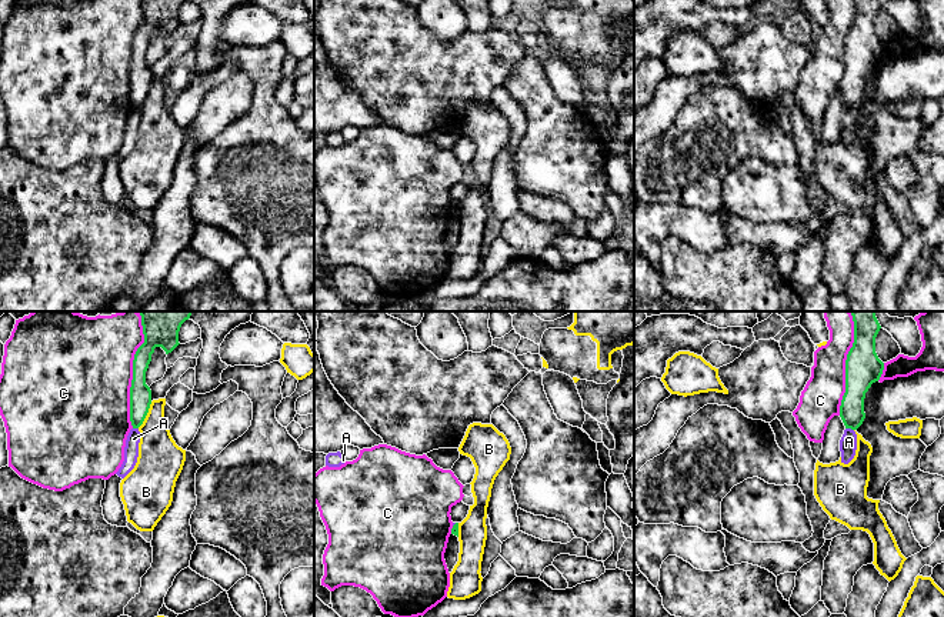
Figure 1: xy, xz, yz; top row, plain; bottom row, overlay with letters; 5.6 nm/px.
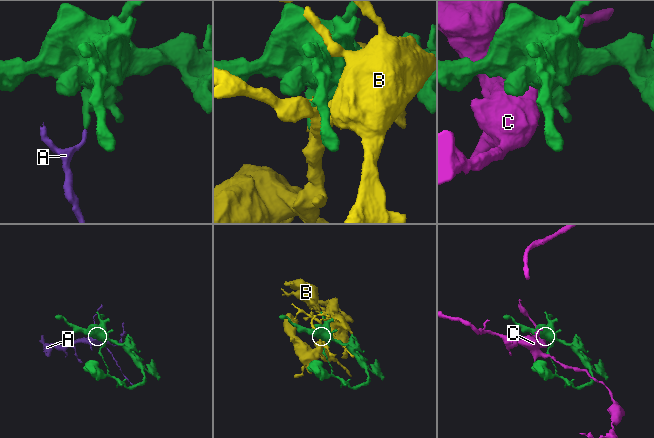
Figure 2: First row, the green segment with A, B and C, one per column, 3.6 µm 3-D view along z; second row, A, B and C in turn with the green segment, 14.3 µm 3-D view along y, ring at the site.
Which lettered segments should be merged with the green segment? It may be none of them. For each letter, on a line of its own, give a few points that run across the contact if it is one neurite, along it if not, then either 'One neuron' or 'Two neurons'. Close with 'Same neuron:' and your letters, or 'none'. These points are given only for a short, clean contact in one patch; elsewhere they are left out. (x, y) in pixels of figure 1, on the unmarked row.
A: Line: yz (846, 107), (853, 110). Two neurons
B: Two neurons
C: Two neurons
Same neuron: none

